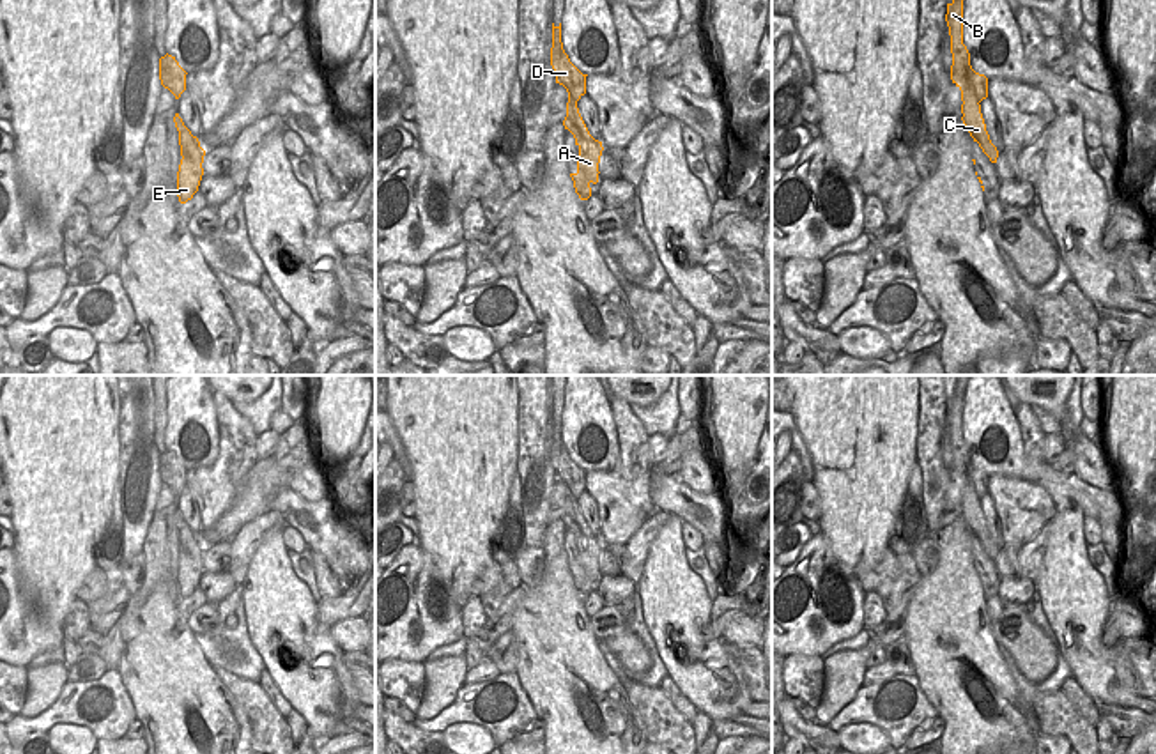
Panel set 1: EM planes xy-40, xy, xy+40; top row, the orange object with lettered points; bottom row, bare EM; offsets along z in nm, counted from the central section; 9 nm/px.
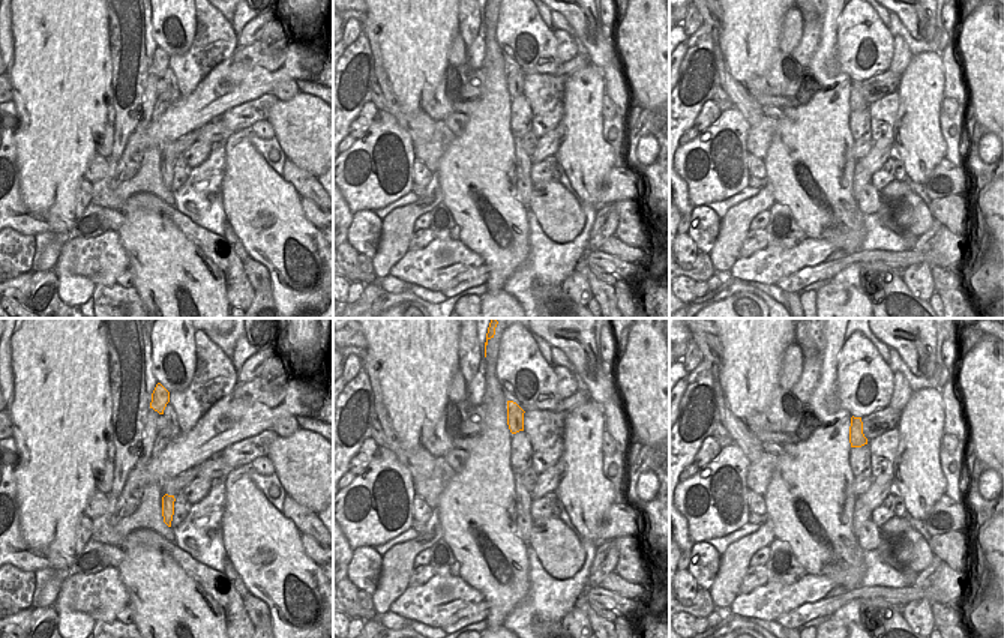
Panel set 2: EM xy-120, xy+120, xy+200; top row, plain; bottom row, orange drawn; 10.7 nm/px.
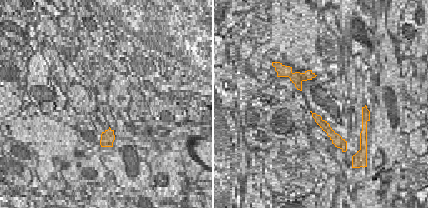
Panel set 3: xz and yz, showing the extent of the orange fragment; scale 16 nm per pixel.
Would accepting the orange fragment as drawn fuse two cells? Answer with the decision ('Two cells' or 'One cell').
Two cells

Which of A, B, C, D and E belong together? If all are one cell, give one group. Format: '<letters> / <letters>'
A B C E / D

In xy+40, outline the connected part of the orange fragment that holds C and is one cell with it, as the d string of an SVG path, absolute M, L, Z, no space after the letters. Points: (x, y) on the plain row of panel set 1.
M967 480L965 489L961 490L961 517L967 524L967 527L970 529L970 533L974 535L974 538L979 540L979 543L983 545L983 549L990 554L991 559L997 559L998 554L998 547L997 543L991 540L990 531L986 527L986 520L981 510L981 497L977 496L977 490L972 483L972 480Z

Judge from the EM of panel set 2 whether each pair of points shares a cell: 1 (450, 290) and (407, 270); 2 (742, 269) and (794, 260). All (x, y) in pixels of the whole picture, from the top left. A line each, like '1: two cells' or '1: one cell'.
1: two cells
2: one cell

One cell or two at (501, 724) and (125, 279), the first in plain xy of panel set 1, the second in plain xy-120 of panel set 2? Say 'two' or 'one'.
two

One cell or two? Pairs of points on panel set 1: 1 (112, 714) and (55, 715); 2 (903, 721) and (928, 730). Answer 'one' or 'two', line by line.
1: one
2: two

